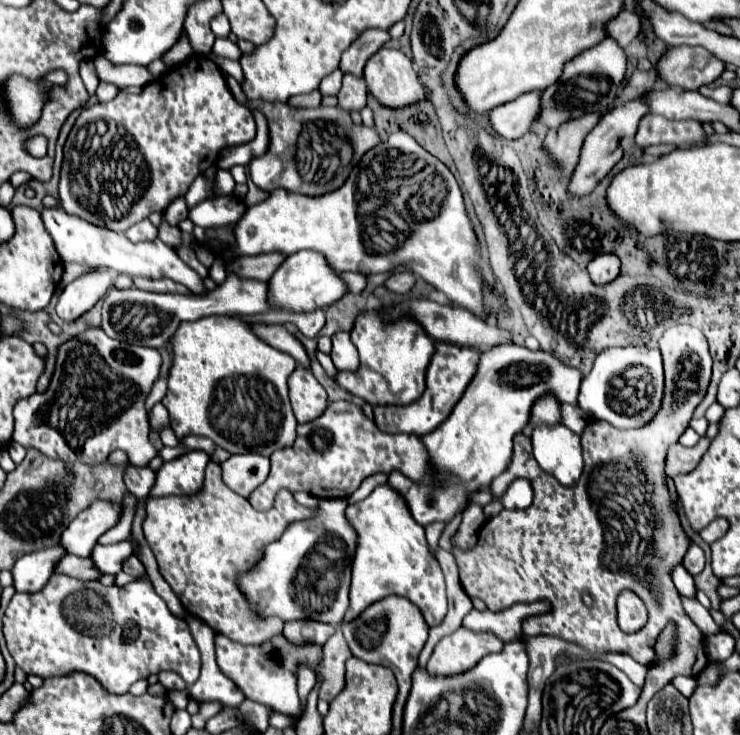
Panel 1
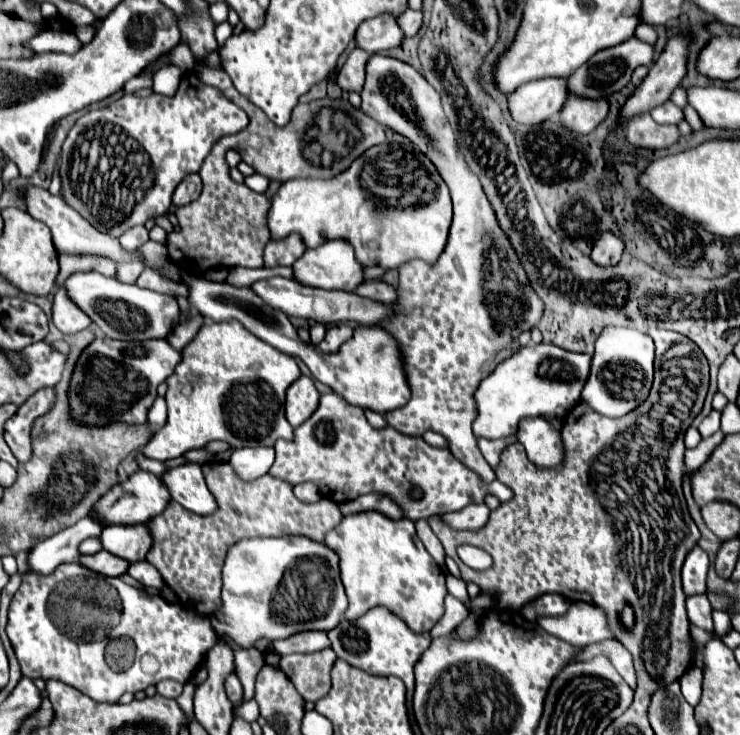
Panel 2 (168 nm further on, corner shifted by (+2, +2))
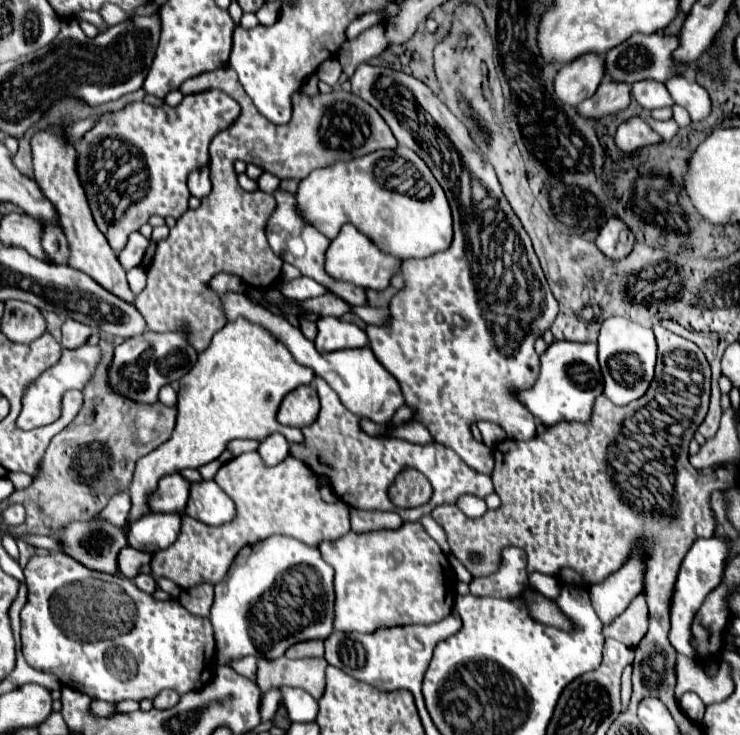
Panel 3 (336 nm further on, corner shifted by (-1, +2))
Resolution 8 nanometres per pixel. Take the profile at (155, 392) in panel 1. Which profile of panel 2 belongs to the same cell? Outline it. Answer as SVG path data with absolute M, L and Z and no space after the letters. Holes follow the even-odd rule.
M198 312L193 313L191 319L176 325L166 336L169 344L178 351L181 351L195 337L204 324L205 317Z

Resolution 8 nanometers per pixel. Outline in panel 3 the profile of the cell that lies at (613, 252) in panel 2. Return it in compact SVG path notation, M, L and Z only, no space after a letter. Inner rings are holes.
M611 217L611 221L605 223L605 227L599 231L597 237L597 247L611 259L621 259L627 257L629 251L635 245L635 237L619 217Z

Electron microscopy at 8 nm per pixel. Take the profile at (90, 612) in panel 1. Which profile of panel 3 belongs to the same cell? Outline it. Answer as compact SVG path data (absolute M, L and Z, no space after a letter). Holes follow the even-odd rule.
M61 551L45 557L33 555L25 567L25 579L29 601L21 611L23 655L31 667L57 675L65 687L101 701L141 701L153 699L163 689L185 695L201 689L213 677L217 657L211 621L193 617L177 601L157 601L143 593L131 579L85 569Z

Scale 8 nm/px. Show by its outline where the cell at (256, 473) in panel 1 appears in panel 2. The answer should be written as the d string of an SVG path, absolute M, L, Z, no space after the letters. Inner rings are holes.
M244 447L234 449L230 457L230 465L236 471L236 475L244 481L254 481L256 477L262 477L268 473L268 469L274 463L274 449L272 447Z

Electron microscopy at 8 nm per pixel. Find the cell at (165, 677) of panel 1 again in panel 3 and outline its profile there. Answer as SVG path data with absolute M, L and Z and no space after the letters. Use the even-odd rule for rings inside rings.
M161 691L159 697L153 699L155 709L171 709L177 703L179 703L179 695L175 691Z

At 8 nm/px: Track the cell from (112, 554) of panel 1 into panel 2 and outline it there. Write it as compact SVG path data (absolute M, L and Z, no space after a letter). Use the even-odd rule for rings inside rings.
M110 525L100 535L102 547L130 563L142 561L152 545L146 525Z

